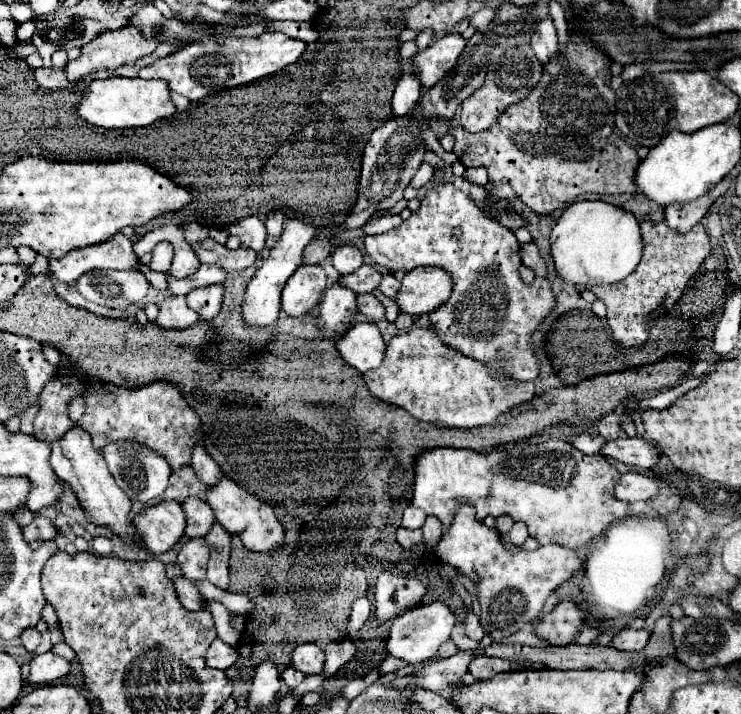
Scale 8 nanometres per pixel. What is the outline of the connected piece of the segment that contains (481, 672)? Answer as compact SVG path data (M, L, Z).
M484 654L476 656L476 658L470 662L468 670L470 670L470 674L472 674L474 678L478 678L478 680L488 680L488 678L492 678L494 674L498 674L498 672L494 672L492 668L488 668L488 656L484 656Z

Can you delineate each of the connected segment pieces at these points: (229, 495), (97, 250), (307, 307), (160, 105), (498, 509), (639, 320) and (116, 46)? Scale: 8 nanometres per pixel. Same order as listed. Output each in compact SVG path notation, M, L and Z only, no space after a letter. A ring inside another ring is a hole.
M222 478L214 488L208 488L206 496L208 504L214 510L216 522L230 534L238 534L242 544L252 552L268 552L270 546L280 546L284 540L284 528L276 520L272 508L264 504L262 500L250 496L246 490L242 490L238 484L234 484L228 478Z
M116 234L112 240L104 242L104 244L96 244L96 246L88 246L88 248L74 248L72 252L68 252L68 256L62 256L60 260L48 260L48 274L56 276L60 282L70 284L72 280L76 280L78 276L82 276L88 270L94 268L112 268L112 270L126 270L126 268L134 268L143 272L154 287L160 291L167 289L167 282L163 273L155 272L149 268L149 265L143 264L138 261L130 240L124 234Z
M302 264L282 290L282 310L288 316L308 314L326 290L326 274L320 264Z
M108 78L92 80L88 92L82 96L76 108L78 116L88 124L100 128L140 128L150 126L158 118L168 118L176 112L170 102L170 90L164 80L142 80L142 78Z
M544 440L538 444L530 442L508 442L492 450L456 450L456 448L436 448L418 456L416 460L416 484L412 506L422 508L428 516L436 516L442 522L442 532L448 530L452 516L460 504L472 504L476 508L476 518L482 522L486 516L508 514L516 522L524 522L532 538L540 544L560 544L570 550L576 550L588 544L592 538L600 536L616 518L628 516L628 504L618 502L612 496L620 472L602 456L586 456L566 444L564 440Z
M646 220L646 222L642 222L642 238L644 238L644 256L630 276L626 276L620 284L610 284L606 288L588 288L606 304L612 336L620 346L626 346L626 348L640 346L640 344L644 344L644 340L648 340L648 314L658 308L662 308L662 310L672 308L678 302L678 298L682 296L688 280L694 276L694 272L698 272L700 264L710 254L710 238L702 224L696 224L696 228L692 228L690 232L670 232L670 228L668 228L668 224L664 224L664 220L662 222Z
M124 26L124 28L118 28L118 30L104 30L100 32L94 40L90 40L86 46L82 46L82 54L68 62L66 66L66 74L72 82L78 82L82 80L84 76L92 74L92 72L98 72L98 70L110 70L110 68L118 68L120 64L126 64L126 62L132 62L132 60L138 60L150 52L156 50L156 46L160 44L160 40L156 40L156 36L144 36L142 28L140 26Z

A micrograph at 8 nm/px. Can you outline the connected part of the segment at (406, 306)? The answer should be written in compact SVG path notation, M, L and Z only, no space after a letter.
M422 266L406 272L396 304L406 314L428 314L450 298L452 280L442 268Z

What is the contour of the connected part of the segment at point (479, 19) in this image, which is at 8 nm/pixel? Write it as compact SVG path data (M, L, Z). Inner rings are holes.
M486 6L480 12L476 12L476 16L470 20L470 26L476 26L477 31L484 32L486 26L496 18L496 8Z

